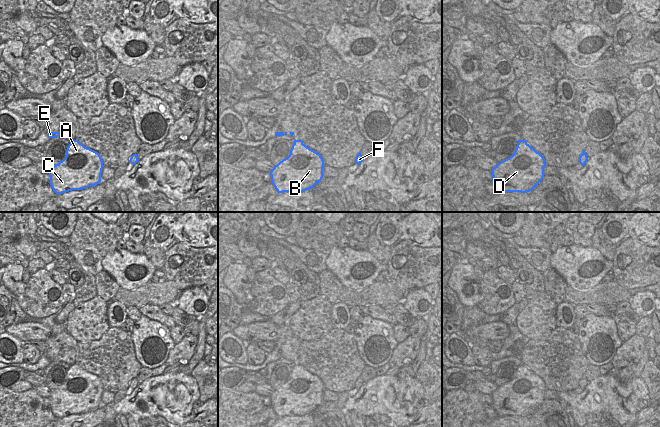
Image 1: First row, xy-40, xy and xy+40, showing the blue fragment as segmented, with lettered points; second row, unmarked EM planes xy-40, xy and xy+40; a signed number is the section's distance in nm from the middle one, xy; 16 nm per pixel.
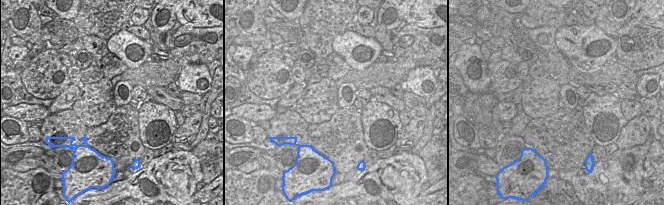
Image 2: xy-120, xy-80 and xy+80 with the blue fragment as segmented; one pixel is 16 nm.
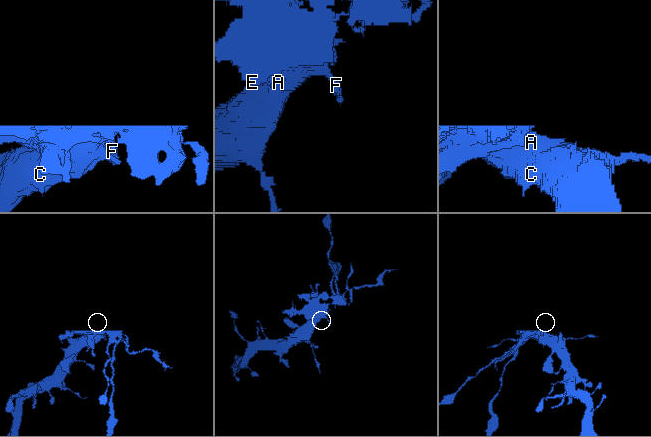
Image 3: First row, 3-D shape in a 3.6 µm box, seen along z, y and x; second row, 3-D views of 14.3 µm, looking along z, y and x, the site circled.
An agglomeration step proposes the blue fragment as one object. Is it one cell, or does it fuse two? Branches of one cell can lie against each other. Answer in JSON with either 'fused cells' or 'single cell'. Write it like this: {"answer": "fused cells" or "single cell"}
{"answer": "fused cells"}

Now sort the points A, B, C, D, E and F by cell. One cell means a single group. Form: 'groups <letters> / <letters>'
groups A E / B C D F

